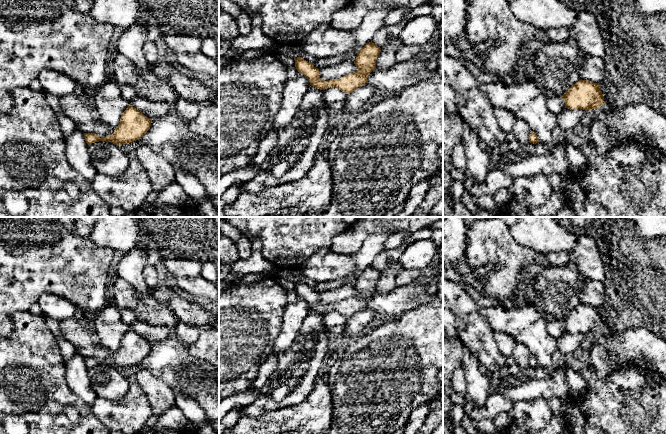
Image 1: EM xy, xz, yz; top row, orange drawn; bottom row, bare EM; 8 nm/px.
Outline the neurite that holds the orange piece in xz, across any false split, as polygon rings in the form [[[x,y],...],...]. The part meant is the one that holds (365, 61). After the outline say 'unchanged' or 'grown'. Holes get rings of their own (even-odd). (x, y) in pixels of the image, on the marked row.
[[[372,41],[362,47],[354,61],[357,71],[347,74],[339,79],[324,81],[319,76],[319,69],[302,57],[294,58],[295,67],[300,74],[303,74],[310,82],[310,85],[325,90],[329,87],[336,87],[339,90],[350,94],[358,87],[368,83],[368,75],[376,69],[376,59],[380,53],[380,47]]]; unchanged

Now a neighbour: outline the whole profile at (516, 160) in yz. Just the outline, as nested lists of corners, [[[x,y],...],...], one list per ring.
[[[516,141],[505,142],[488,153],[490,158],[488,171],[500,169],[514,180],[539,173],[574,174],[567,161],[566,144],[553,144],[550,152],[540,141],[536,144],[529,142],[526,145]]]

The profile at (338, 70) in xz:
[[[343,61],[334,65],[329,65],[319,69],[319,76],[322,80],[328,81],[339,79],[347,74],[357,71],[357,67],[352,61]]]

